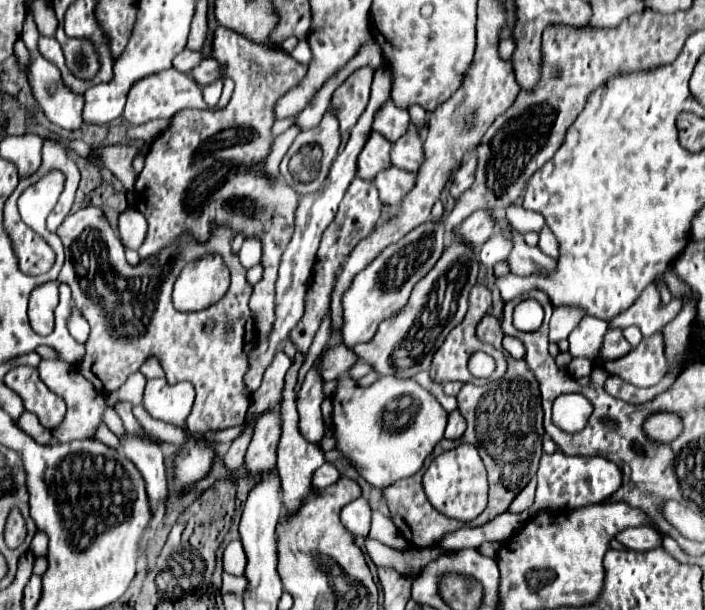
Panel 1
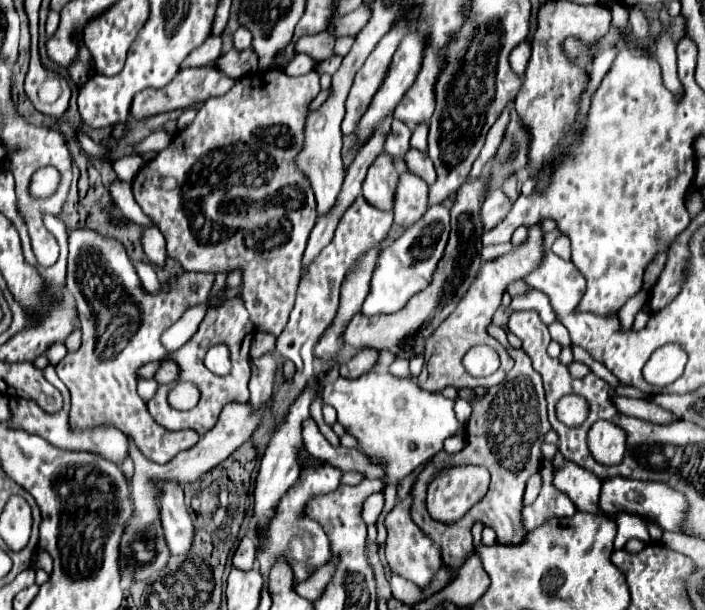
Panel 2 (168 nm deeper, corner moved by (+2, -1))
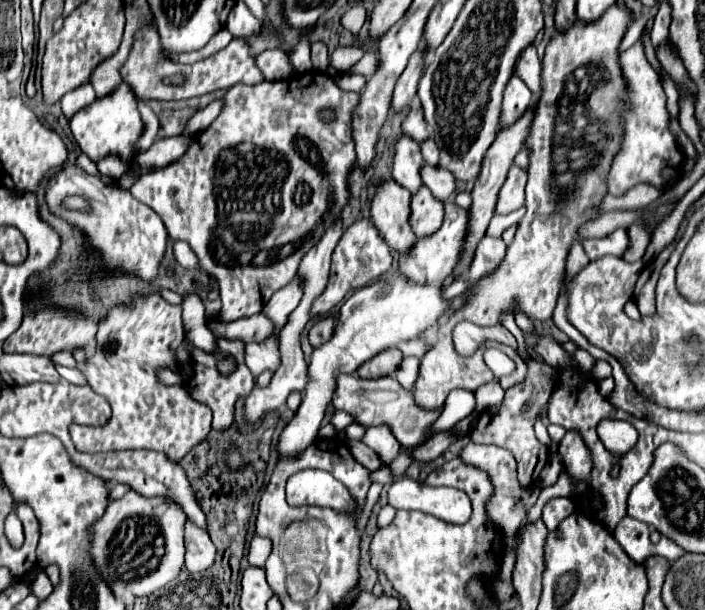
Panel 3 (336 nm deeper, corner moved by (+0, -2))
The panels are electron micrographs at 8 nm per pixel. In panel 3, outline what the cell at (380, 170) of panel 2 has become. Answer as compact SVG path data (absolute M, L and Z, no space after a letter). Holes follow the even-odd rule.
M390 180L378 186L372 202L372 224L384 242L400 256L406 256L416 242L410 228L410 198L412 194L406 192L406 188Z

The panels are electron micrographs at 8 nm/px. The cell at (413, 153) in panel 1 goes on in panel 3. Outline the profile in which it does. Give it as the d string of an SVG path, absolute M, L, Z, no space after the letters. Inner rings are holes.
M424 166L422 168L422 182L432 190L432 194L440 200L446 202L456 194L456 178L452 172L438 168L438 166Z

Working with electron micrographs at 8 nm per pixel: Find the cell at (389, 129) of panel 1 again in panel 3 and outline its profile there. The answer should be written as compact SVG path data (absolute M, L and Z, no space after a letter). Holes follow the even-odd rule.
M402 136L396 144L396 156L394 156L394 180L402 184L406 190L416 194L422 186L420 180L420 168L424 166L424 158L420 152L420 146L414 144L408 136Z

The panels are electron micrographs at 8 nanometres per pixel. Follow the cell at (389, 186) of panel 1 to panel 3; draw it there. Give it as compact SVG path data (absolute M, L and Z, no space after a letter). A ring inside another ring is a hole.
M422 186L422 192L412 196L412 216L410 226L418 238L426 238L434 234L442 226L444 218L444 204L440 200L434 200L432 192Z

